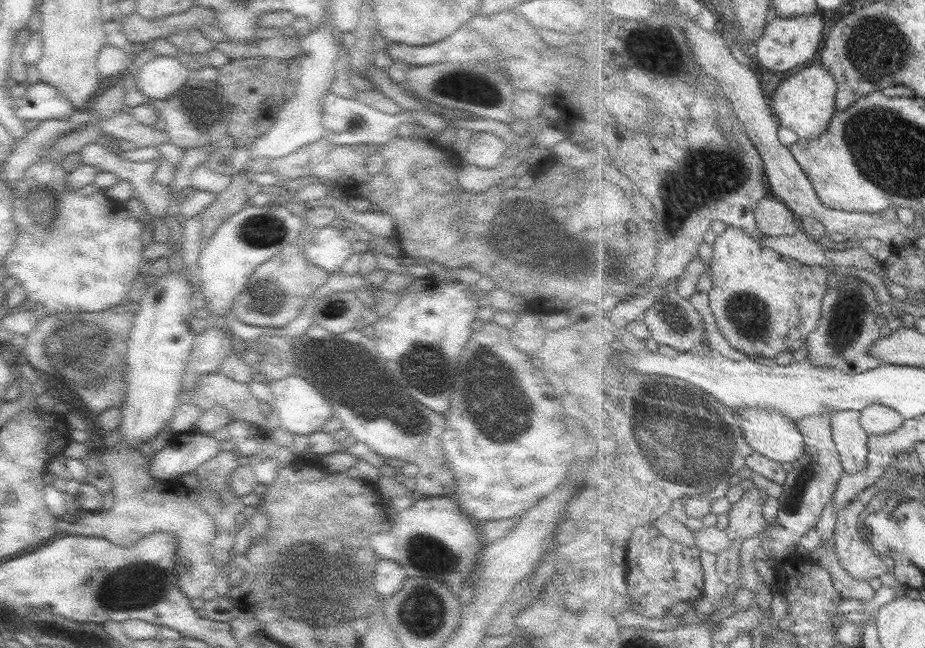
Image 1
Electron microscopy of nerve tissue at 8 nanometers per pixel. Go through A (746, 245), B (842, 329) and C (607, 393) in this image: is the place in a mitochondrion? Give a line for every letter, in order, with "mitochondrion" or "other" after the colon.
A: other
B: mitochondrion
C: other

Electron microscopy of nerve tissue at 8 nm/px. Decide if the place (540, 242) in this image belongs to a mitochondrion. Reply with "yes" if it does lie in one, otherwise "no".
yes

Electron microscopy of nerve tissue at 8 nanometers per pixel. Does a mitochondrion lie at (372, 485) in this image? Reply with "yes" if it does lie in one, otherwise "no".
no

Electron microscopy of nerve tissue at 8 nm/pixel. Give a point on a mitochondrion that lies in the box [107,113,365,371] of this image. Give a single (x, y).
(266, 295)

